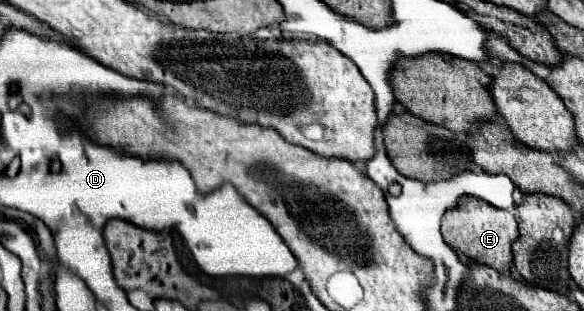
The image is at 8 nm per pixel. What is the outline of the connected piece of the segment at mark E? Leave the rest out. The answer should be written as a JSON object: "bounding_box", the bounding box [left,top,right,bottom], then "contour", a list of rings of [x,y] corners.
{"bounding_box":[441,196,519,272],"contour":[[[463,196],[455,208],[449,208],[441,220],[441,232],[445,242],[461,250],[469,260],[489,264],[491,268],[499,272],[509,272],[513,254],[511,254],[511,244],[519,236],[517,232],[517,222],[515,216],[507,210],[493,208],[485,200],[473,198],[473,196]]]}

